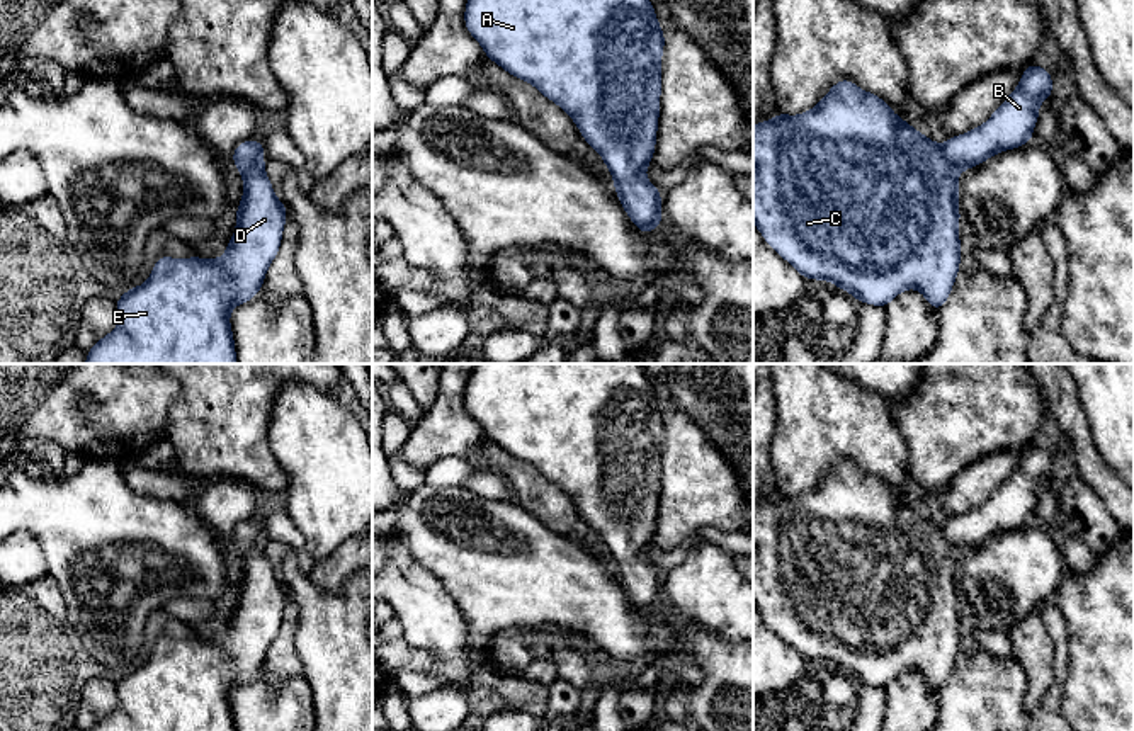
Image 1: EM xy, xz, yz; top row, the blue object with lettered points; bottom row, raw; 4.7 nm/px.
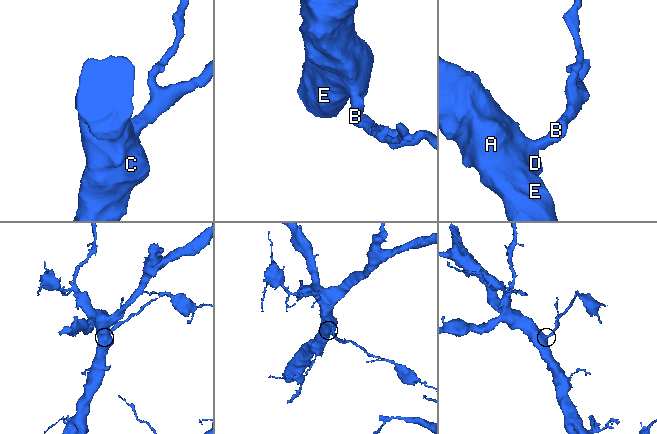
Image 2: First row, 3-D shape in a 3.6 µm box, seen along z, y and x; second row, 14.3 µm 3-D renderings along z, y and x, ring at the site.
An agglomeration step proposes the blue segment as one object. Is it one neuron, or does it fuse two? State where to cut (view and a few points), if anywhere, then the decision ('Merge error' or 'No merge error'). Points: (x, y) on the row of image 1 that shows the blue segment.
No split. No merge error

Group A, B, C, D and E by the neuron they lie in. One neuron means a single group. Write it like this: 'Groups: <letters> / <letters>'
Groups: A B C D E

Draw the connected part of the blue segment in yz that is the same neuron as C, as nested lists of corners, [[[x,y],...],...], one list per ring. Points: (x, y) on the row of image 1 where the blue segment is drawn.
[[[1030,63],[1020,83],[984,124],[937,144],[898,117],[879,95],[843,78],[811,110],[799,116],[779,110],[774,119],[753,126],[753,223],[806,280],[828,280],[855,301],[882,308],[904,289],[918,289],[938,311],[954,287],[964,253],[959,240],[959,173],[1030,143],[1039,105],[1051,97],[1051,71]]]

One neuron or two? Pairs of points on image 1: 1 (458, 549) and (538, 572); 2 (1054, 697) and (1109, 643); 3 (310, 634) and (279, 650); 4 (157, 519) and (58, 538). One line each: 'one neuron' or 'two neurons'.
1: one neuron
2: two neurons
3: two neurons
4: one neuron

